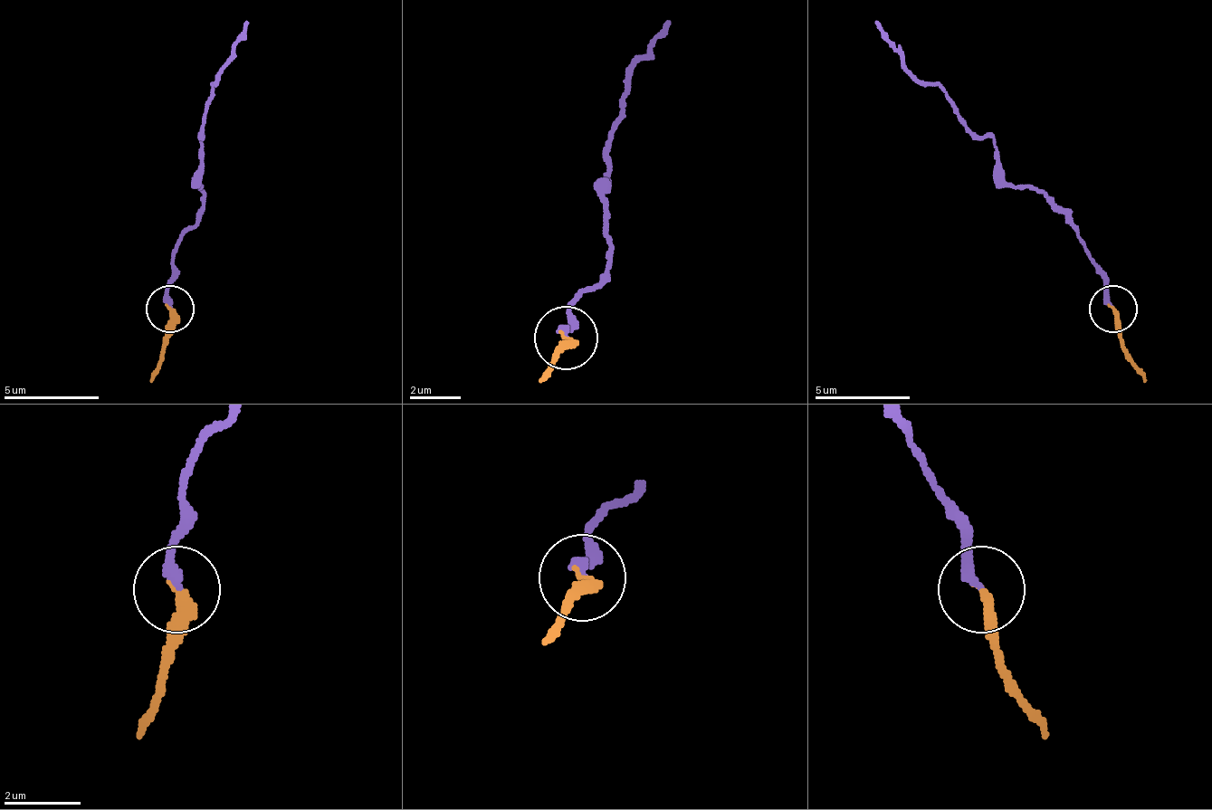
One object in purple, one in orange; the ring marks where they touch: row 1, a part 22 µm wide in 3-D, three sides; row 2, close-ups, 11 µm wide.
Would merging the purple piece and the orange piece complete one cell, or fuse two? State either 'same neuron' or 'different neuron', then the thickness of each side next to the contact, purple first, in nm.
same neuron; 280 nm thick on the purple side, 340 nm on the other

